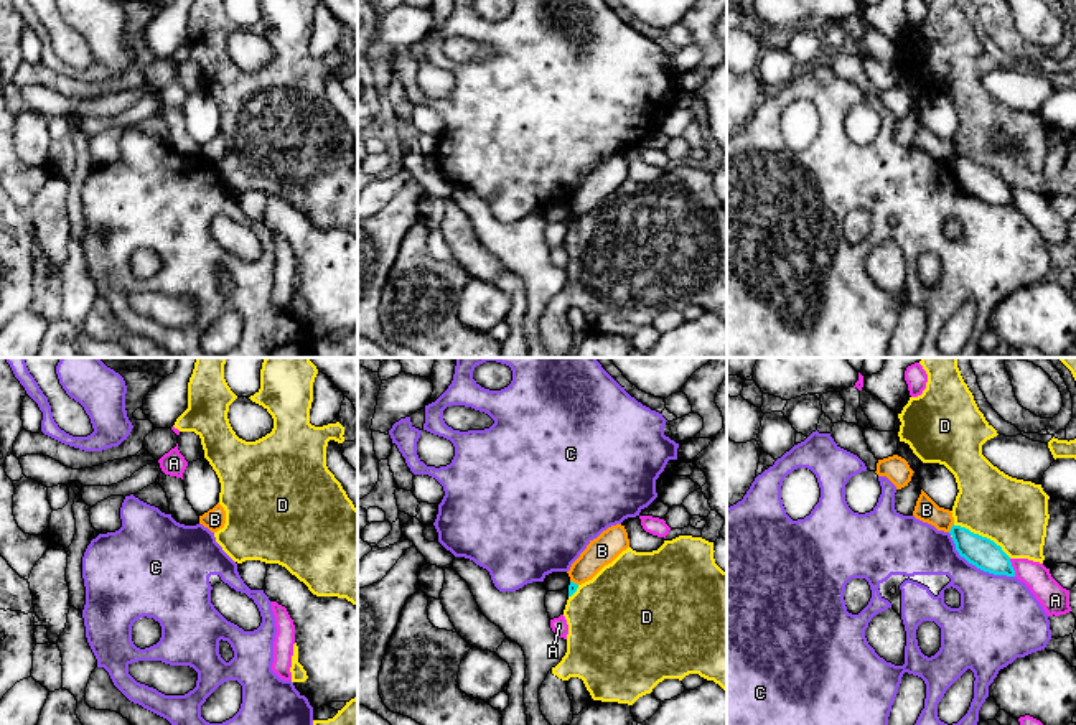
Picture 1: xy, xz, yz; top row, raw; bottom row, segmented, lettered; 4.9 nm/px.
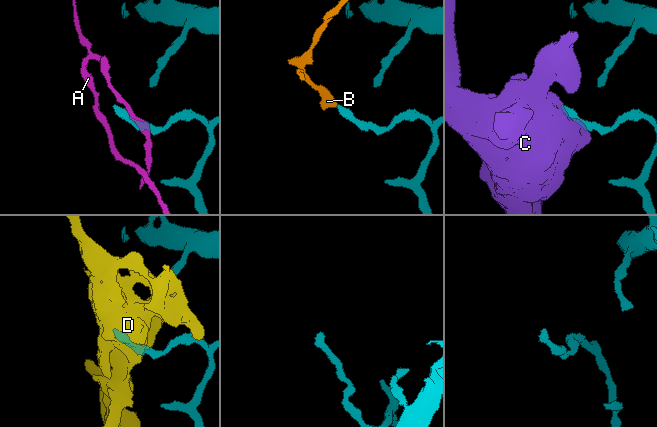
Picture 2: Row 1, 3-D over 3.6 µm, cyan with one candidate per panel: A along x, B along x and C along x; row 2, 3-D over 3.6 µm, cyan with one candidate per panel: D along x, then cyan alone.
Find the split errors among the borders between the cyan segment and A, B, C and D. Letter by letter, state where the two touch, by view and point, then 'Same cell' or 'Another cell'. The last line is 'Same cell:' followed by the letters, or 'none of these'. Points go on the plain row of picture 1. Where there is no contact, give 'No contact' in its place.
A: Touches cyan at yz (1012, 198). Another cell
B: Touches cyan at yz (951, 159). Another cell
C: Touches cyan at yz (979, 198). Another cell
D: Touches cyan at yz (981, 167). Another cell
Same cell: none of these

